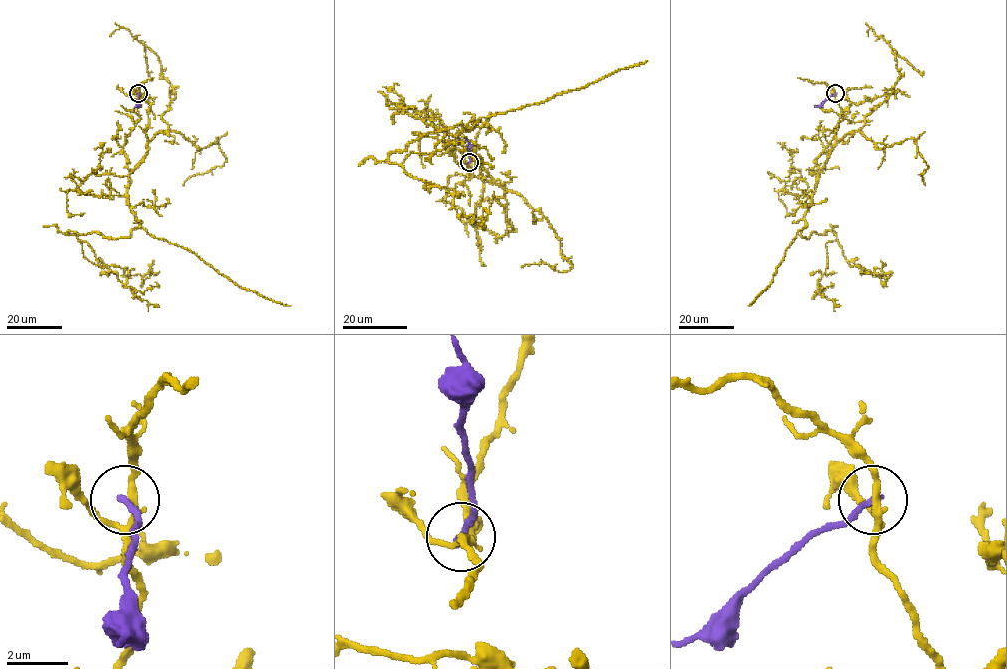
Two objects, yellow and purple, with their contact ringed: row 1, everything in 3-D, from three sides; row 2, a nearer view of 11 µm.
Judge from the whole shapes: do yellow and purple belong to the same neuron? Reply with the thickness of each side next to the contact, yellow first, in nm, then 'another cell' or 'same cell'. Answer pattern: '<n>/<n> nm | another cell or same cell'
180/220 nm | another cell

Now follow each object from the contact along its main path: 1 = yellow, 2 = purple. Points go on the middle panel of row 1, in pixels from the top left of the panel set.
1: (469, 162), (451, 152), (470, 129), (461, 122), (389, 158), (447, 190), (460, 216), (481, 218), (493, 192)
2: (469, 162), (469, 143), (465, 138)

